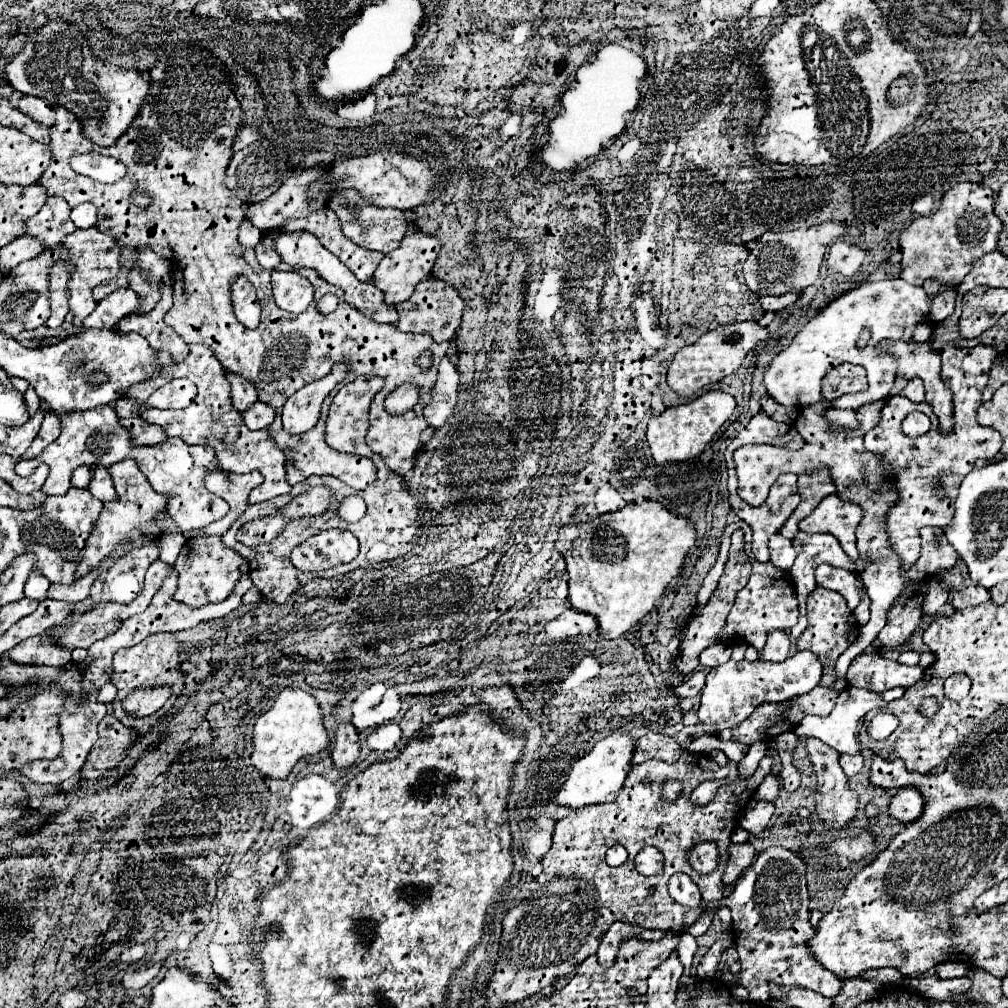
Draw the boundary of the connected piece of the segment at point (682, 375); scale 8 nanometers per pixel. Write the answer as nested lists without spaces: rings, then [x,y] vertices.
[[[753,320],[727,324],[727,326],[717,326],[715,330],[701,336],[695,344],[689,344],[675,354],[675,358],[669,366],[669,372],[667,372],[669,388],[673,392],[677,392],[679,396],[685,396],[685,398],[697,394],[707,384],[715,384],[721,378],[733,374],[741,366],[743,358],[763,340],[769,340],[769,332]]]

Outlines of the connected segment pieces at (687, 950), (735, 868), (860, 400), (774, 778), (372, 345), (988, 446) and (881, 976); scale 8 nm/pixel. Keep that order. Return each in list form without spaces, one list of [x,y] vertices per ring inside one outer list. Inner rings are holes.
[[[683,932],[679,936],[679,946],[677,946],[677,954],[679,954],[679,960],[683,962],[685,966],[685,974],[681,976],[681,984],[687,986],[689,984],[689,970],[691,970],[691,964],[693,964],[693,956],[695,956],[695,950],[697,950],[697,942],[691,934]]]
[[[749,842],[747,844],[731,844],[729,846],[729,854],[731,854],[731,858],[729,858],[729,862],[725,866],[725,874],[723,874],[723,882],[725,884],[735,882],[743,874],[743,870],[755,858],[755,848]]]
[[[887,278],[879,282],[865,282],[859,288],[849,290],[839,296],[831,304],[827,304],[811,322],[807,322],[791,346],[779,352],[765,372],[767,394],[785,406],[811,406],[823,402],[821,396],[821,380],[825,372],[835,368],[841,362],[853,362],[865,366],[868,384],[867,394],[861,396],[841,396],[831,402],[833,408],[855,410],[863,404],[885,400],[889,390],[893,388],[896,377],[896,363],[890,352],[878,351],[875,346],[879,342],[890,340],[909,342],[913,338],[913,330],[921,320],[929,314],[929,296],[921,286],[911,286],[903,278]],[[869,328],[871,340],[865,348],[857,346],[861,332]],[[887,359],[887,360],[886,360]],[[893,362],[893,363],[892,363]]]
[[[773,772],[767,774],[755,792],[755,800],[757,802],[775,802],[779,796],[779,786],[781,786],[781,778]]]
[[[193,46],[175,48],[175,54],[161,58],[149,70],[151,72],[151,86],[149,86],[149,96],[147,96],[147,102],[143,106],[143,112],[135,118],[135,122],[131,124],[127,134],[121,136],[109,148],[95,146],[89,140],[85,140],[83,136],[77,136],[77,118],[73,118],[61,106],[51,104],[47,100],[37,100],[35,96],[23,96],[19,100],[19,110],[23,114],[31,116],[37,124],[45,126],[49,130],[49,136],[51,136],[51,142],[49,142],[51,162],[49,162],[47,170],[43,172],[39,184],[45,188],[47,196],[61,196],[69,202],[69,206],[77,206],[79,202],[93,202],[97,206],[97,228],[119,240],[123,264],[133,264],[133,248],[143,248],[143,246],[151,248],[155,254],[165,254],[171,260],[173,278],[175,278],[175,304],[165,314],[165,324],[171,326],[185,342],[207,344],[215,352],[217,360],[223,364],[225,370],[241,374],[243,378],[253,382],[257,392],[259,392],[259,400],[275,408],[277,418],[267,430],[269,430],[271,440],[275,440],[275,444],[279,444],[279,448],[287,456],[285,470],[287,470],[287,482],[291,486],[297,484],[297,482],[303,482],[305,478],[309,478],[313,474],[333,474],[358,491],[366,489],[375,480],[377,469],[371,459],[355,454],[337,452],[337,450],[329,448],[327,442],[325,442],[325,418],[327,418],[327,410],[329,410],[329,404],[331,404],[337,388],[341,388],[345,382],[351,382],[357,376],[365,376],[365,374],[367,376],[383,376],[385,382],[387,382],[385,388],[371,402],[369,430],[367,430],[365,442],[375,454],[379,454],[383,458],[383,462],[391,468],[391,472],[405,476],[413,468],[413,458],[415,458],[413,450],[415,450],[415,444],[417,444],[417,438],[415,438],[417,428],[419,428],[419,432],[423,432],[427,428],[427,422],[425,422],[421,410],[431,400],[429,392],[431,392],[431,386],[437,380],[437,366],[439,366],[441,356],[445,356],[449,342],[437,344],[427,334],[407,334],[407,332],[399,332],[395,328],[395,324],[379,324],[375,320],[367,320],[367,316],[363,316],[363,312],[359,312],[357,308],[351,308],[351,304],[345,304],[341,288],[327,284],[325,280],[321,280],[317,276],[317,272],[313,272],[309,268],[293,268],[293,270],[299,272],[301,276],[305,276],[315,286],[313,306],[309,306],[303,314],[291,314],[291,312],[277,308],[277,304],[273,300],[273,292],[271,292],[271,272],[267,272],[267,270],[261,272],[261,268],[257,268],[258,262],[254,250],[247,250],[240,245],[239,252],[237,252],[237,246],[239,246],[237,232],[239,232],[239,224],[243,224],[243,220],[245,220],[245,212],[247,212],[249,204],[239,200],[227,186],[223,186],[223,174],[225,174],[227,164],[233,156],[231,142],[233,142],[233,138],[235,138],[235,134],[241,126],[241,106],[235,98],[235,82],[233,82],[231,76],[227,76],[227,64],[223,60],[215,60],[215,56],[211,56],[211,52],[203,52],[203,48],[195,48],[195,62],[193,62],[193,68],[191,68],[191,48]],[[85,150],[97,150],[105,156],[113,156],[113,158],[121,160],[125,166],[127,166],[127,158],[131,156],[131,184],[127,184],[127,174],[125,174],[123,180],[119,180],[115,184],[99,184],[99,182],[95,182],[87,176],[79,176],[77,172],[73,172],[71,166],[69,166],[69,158],[75,156],[75,154],[85,154]],[[133,192],[151,194],[151,206],[139,208],[139,206],[131,204]],[[235,276],[247,276],[251,280],[251,284],[255,286],[255,292],[259,296],[259,304],[261,304],[261,310],[263,310],[261,324],[259,324],[257,330],[245,328],[235,318],[233,304],[231,304],[231,280],[235,280]],[[329,292],[339,296],[339,304],[337,304],[335,312],[323,316],[317,310],[317,298],[321,298]],[[425,350],[431,352],[431,356],[433,356],[433,364],[427,370],[423,370],[417,364],[419,356]],[[339,362],[347,364],[347,376],[325,398],[317,426],[311,428],[305,434],[299,434],[299,436],[285,432],[283,426],[281,426],[281,408],[287,402],[287,398],[291,394],[295,394],[297,390],[301,390],[305,384],[327,376],[333,370],[333,366],[339,364]],[[393,382],[397,386],[403,384],[403,382],[411,382],[411,384],[417,386],[419,402],[415,406],[415,418],[413,418],[417,428],[413,426],[411,412],[407,412],[407,416],[405,414],[393,416],[385,410],[385,398],[387,398],[387,394],[391,394],[395,390],[395,388],[391,388]],[[339,463],[344,463],[342,471],[345,471],[341,477],[339,477],[339,468],[341,468]]]
[[[949,344],[943,348],[941,380],[947,384],[947,388],[953,394],[953,430],[951,432],[941,434],[937,430],[939,418],[935,416],[931,404],[913,403],[905,396],[891,396],[881,410],[881,420],[877,422],[877,426],[865,434],[865,448],[873,452],[883,464],[893,466],[897,470],[893,480],[899,482],[905,476],[907,478],[905,482],[909,482],[909,484],[893,484],[897,492],[897,502],[893,504],[893,508],[887,510],[887,516],[885,516],[889,546],[903,560],[903,568],[901,568],[903,576],[919,560],[919,554],[921,554],[919,530],[923,526],[947,526],[953,520],[955,498],[957,498],[959,486],[963,478],[973,470],[975,460],[979,458],[991,460],[997,456],[1001,448],[999,432],[993,428],[983,428],[977,422],[977,408],[981,406],[981,392],[987,386],[989,370],[993,366],[995,356],[997,352],[989,346],[959,348],[959,346]],[[914,411],[927,414],[931,420],[931,428],[925,436],[909,438],[903,434],[901,422]],[[927,466],[931,466],[931,472],[923,472]],[[917,476],[921,476],[921,484],[911,484],[911,482],[917,482],[915,480]]]
[[[879,968],[879,970],[869,970],[867,974],[863,974],[861,978],[867,978],[867,980],[877,980],[881,984],[889,984],[889,982],[899,982],[903,980],[905,976],[895,970],[895,968]]]

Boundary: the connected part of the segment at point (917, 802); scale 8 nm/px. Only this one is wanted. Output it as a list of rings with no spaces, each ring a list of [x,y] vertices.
[[[903,788],[897,792],[897,796],[889,804],[891,816],[895,816],[901,822],[913,822],[923,814],[925,802],[917,788]]]

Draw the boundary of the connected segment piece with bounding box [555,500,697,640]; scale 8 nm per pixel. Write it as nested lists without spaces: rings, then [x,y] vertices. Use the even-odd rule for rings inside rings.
[[[645,500],[637,504],[633,502],[633,504],[627,504],[623,510],[599,514],[595,520],[597,520],[597,528],[593,528],[593,532],[591,532],[591,524],[587,522],[583,526],[583,532],[585,532],[583,536],[579,534],[577,540],[575,536],[571,536],[571,540],[557,542],[555,548],[563,554],[567,562],[571,606],[579,612],[595,614],[601,636],[607,640],[613,640],[613,638],[619,638],[623,632],[635,626],[645,614],[651,612],[651,608],[661,598],[667,584],[681,572],[685,556],[695,544],[697,532],[687,520],[671,514],[657,500]]]

